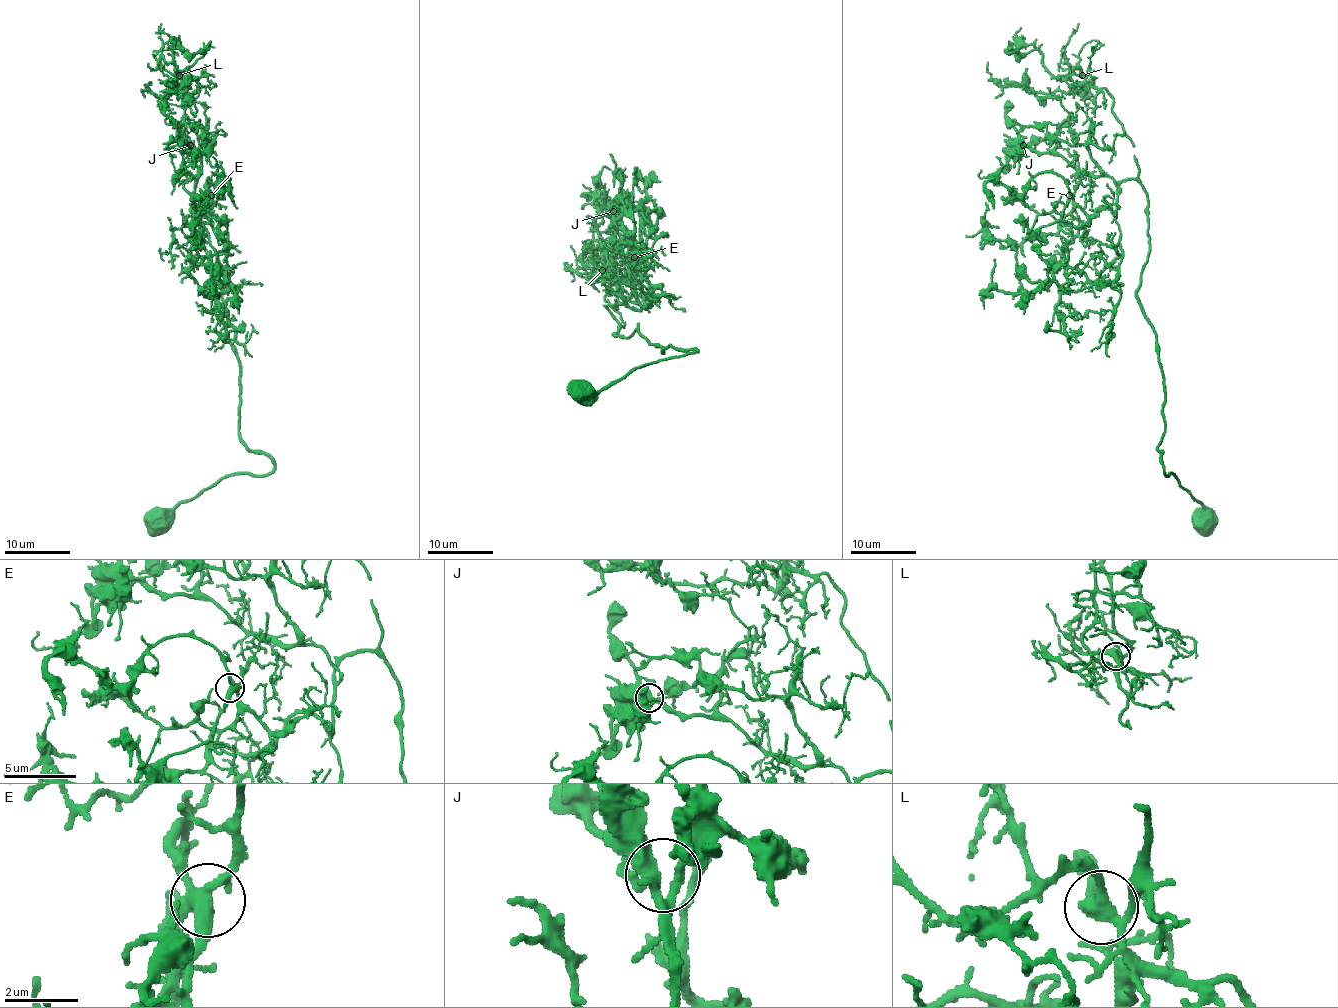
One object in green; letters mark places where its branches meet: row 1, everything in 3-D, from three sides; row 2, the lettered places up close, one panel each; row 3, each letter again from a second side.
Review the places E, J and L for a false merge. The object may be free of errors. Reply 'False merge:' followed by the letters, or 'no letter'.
False merge: no letter

